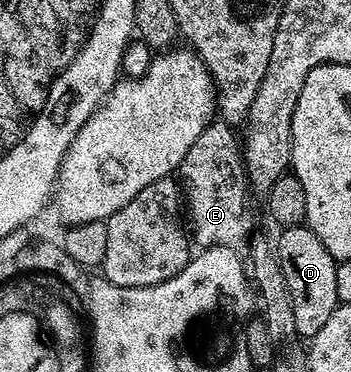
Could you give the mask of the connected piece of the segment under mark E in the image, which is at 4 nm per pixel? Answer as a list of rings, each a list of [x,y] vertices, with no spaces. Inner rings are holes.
[[[222,120],[212,121],[193,142],[177,171],[185,227],[191,242],[200,249],[217,244],[238,245],[245,232],[241,220],[245,210],[247,178],[241,144],[234,132]]]

